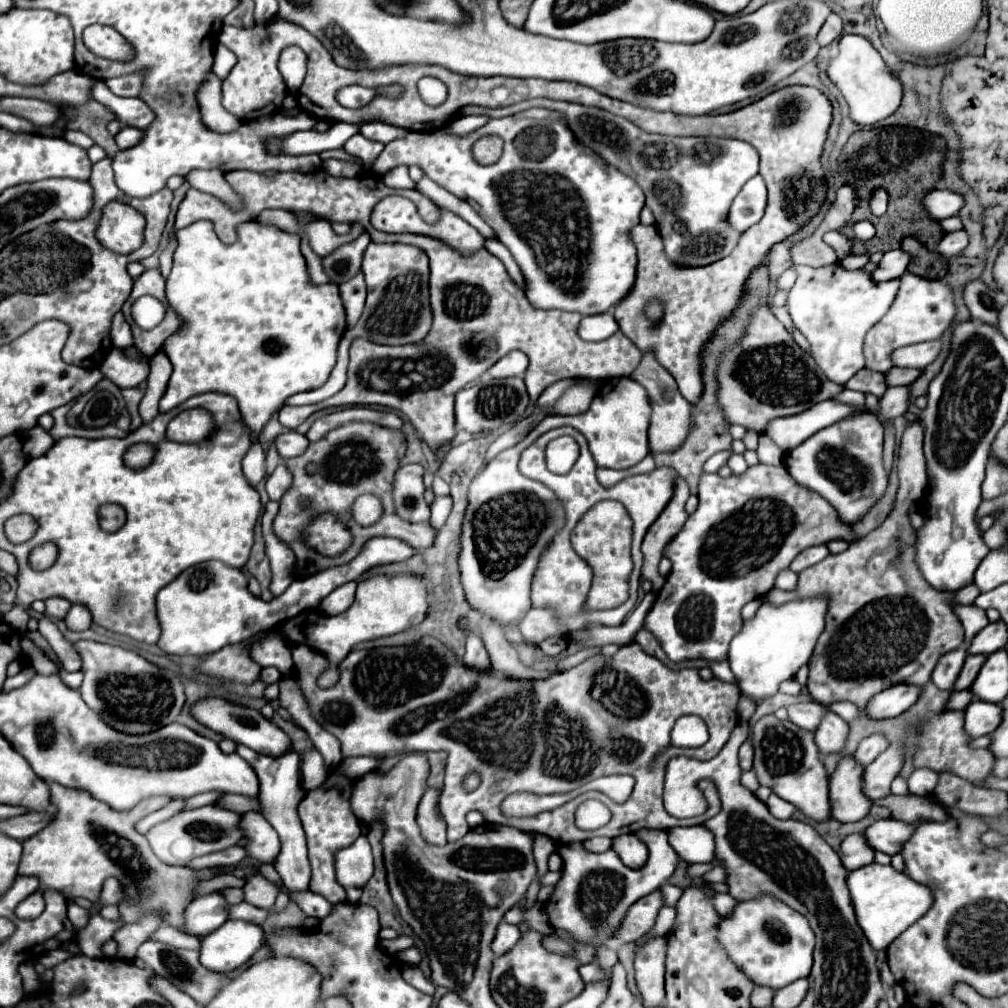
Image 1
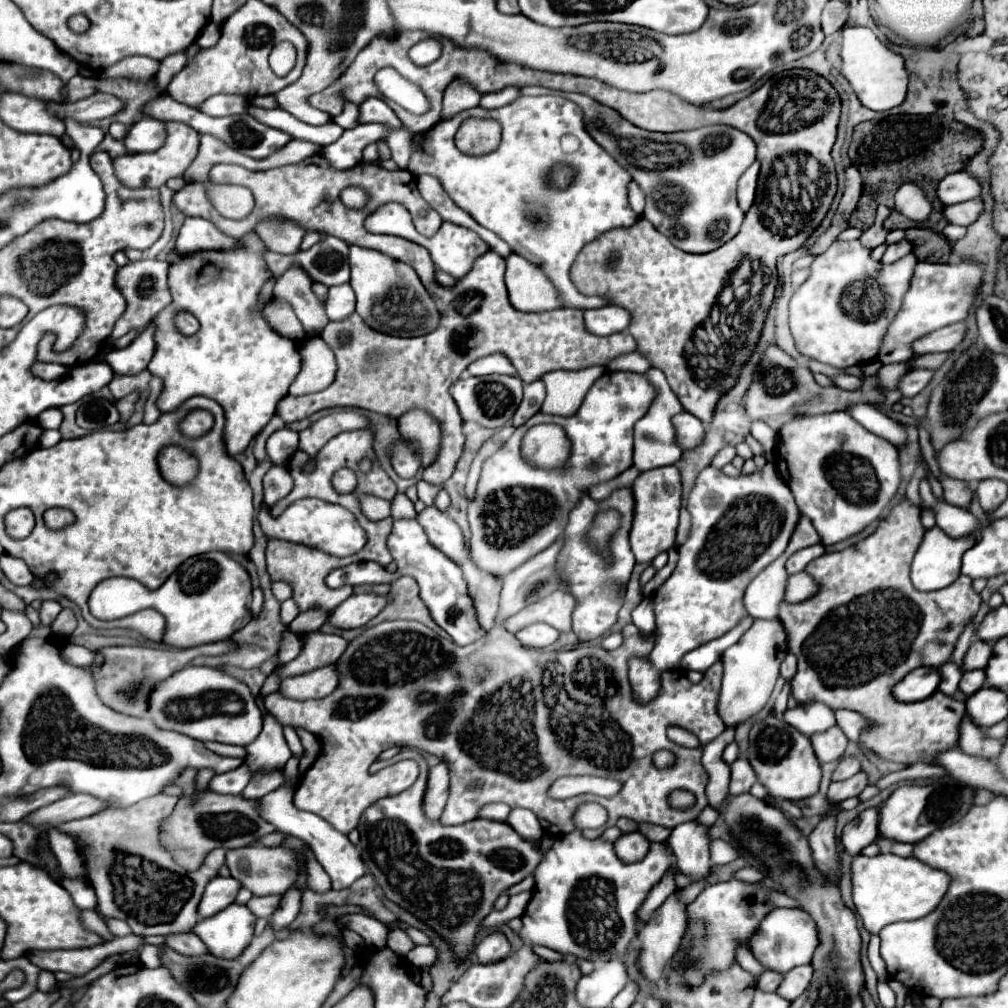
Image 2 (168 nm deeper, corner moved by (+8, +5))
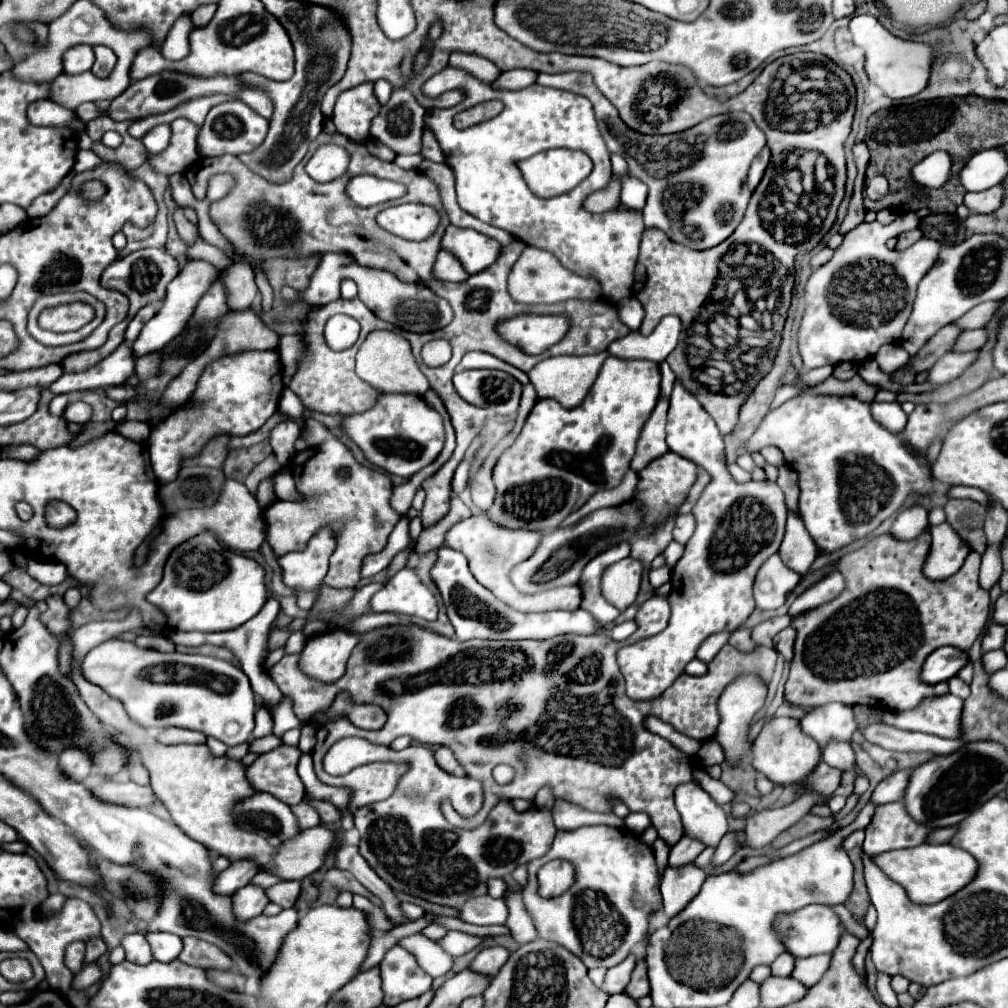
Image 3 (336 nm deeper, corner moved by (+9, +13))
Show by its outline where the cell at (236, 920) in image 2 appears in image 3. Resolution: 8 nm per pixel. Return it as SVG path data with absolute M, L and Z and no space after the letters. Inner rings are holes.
M245 885L231 897L233 915L237 917L237 921L249 921L249 919L261 915L261 911L267 903L269 903L269 899L265 897L265 891L255 885Z

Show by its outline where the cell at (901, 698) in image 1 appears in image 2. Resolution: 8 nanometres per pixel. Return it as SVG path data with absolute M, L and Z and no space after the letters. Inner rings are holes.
M918 667L908 673L896 687L894 697L900 701L918 701L930 697L940 685L938 667Z

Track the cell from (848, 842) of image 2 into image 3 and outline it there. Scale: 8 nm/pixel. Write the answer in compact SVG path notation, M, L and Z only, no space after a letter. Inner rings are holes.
M895 771L895 773L891 773L887 779L883 779L875 787L875 791L871 795L871 803L887 805L889 801L899 801L903 791L905 791L907 777L909 777L909 771Z

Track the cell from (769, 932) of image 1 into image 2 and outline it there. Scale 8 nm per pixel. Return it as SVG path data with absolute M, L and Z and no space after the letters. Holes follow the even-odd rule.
M776 907L772 913L764 917L762 925L758 927L758 931L750 941L752 955L764 967L778 969L780 973L786 973L798 965L808 965L818 945L820 945L820 937L814 919L802 909L782 909L782 907Z

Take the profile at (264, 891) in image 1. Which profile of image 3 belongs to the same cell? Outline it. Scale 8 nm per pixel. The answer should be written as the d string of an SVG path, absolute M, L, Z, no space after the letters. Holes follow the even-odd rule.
M75 669L73 679L89 709L105 725L119 729L139 747L141 761L151 773L153 793L163 801L173 823L179 825L191 839L203 843L209 851L215 851L217 855L225 855L229 861L251 859L255 861L259 871L269 871L271 875L289 881L299 881L323 865L327 851L333 847L333 833L327 827L319 825L301 831L297 837L293 837L293 841L285 841L285 845L279 847L271 847L266 838L237 827L231 817L231 807L235 801L255 791L245 779L245 767L239 761L233 761L229 757L213 757L207 745L161 745L151 737L147 741L145 737L141 737L141 727L135 725L125 713L125 707L121 707L121 701L109 697L101 687L85 681L79 669Z

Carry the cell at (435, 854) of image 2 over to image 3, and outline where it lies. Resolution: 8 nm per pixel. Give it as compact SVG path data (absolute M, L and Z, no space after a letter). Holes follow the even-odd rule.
M347 737L337 741L323 759L326 772L341 776L357 765L373 761L407 761L411 771L399 781L395 793L379 803L357 809L355 827L361 835L359 853L369 867L391 885L395 891L405 891L429 903L459 909L467 899L487 895L487 881L491 877L507 877L519 865L517 861L533 861L549 851L555 837L555 825L549 809L535 809L517 813L509 801L497 803L483 825L465 831L453 827L441 813L441 801L447 798L457 813L469 817L481 809L483 789L471 777L447 775L437 767L433 751L425 745L409 745L403 751L373 745L366 739Z

